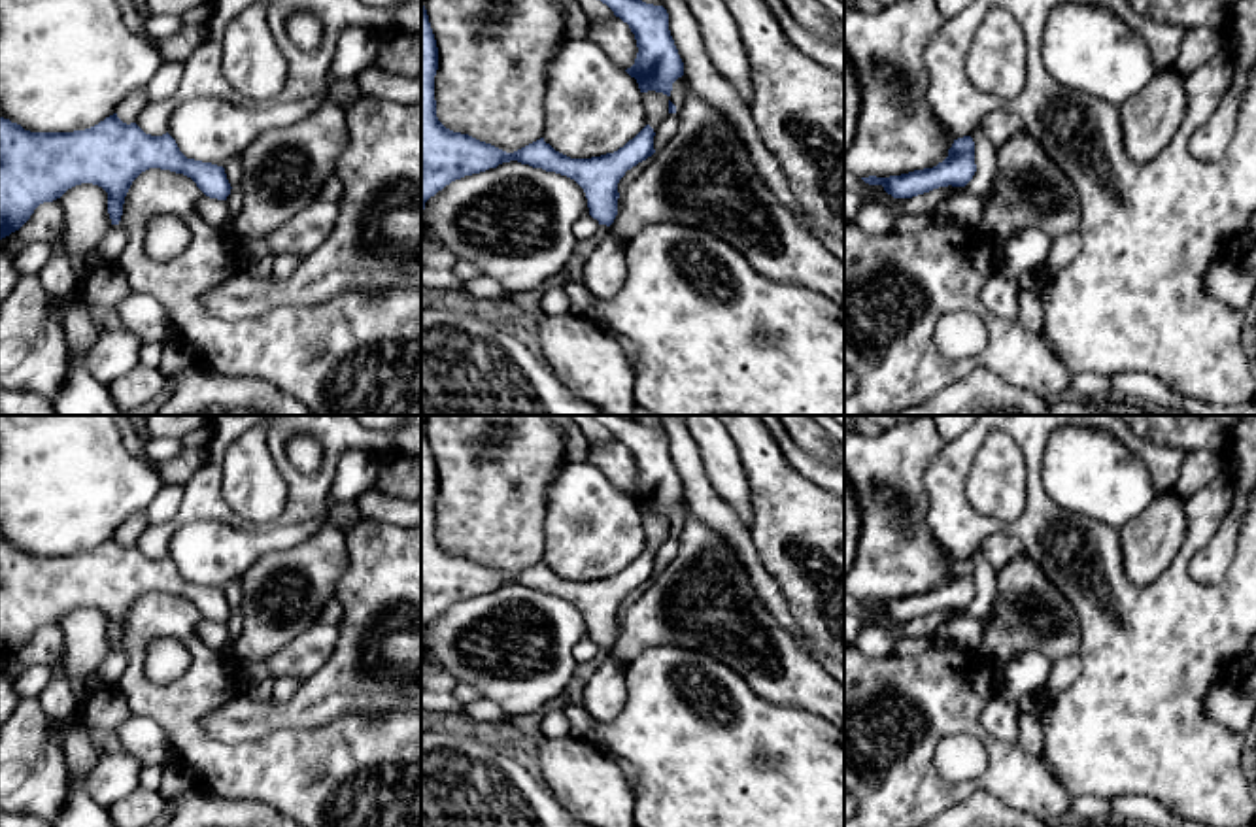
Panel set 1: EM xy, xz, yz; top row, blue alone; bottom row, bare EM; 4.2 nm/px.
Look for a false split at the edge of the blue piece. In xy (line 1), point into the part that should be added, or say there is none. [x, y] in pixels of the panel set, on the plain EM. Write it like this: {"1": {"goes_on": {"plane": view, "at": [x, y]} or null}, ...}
{"1": {"goes_on": null}}

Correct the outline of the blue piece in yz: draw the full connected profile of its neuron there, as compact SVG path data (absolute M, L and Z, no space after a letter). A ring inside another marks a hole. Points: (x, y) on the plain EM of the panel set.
M971 559L954 563L948 580L933 591L890 600L861 600L869 608L882 608L893 621L912 621L939 610L965 610L976 595L975 565Z

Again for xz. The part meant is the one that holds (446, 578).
M421 427L421 636L425 625L465 599L518 583L533 591L574 602L586 616L589 638L610 650L618 638L618 606L627 593L655 576L653 551L646 548L633 563L614 576L591 582L570 582L555 574L544 561L506 576L468 557L446 551L436 540L434 498L438 470Z

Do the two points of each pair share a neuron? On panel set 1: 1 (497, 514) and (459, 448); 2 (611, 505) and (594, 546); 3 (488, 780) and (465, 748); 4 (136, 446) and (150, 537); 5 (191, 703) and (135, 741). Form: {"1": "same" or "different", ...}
{"1": "same", "2": "same", "3": "same", "4": "different", "5": "different"}

